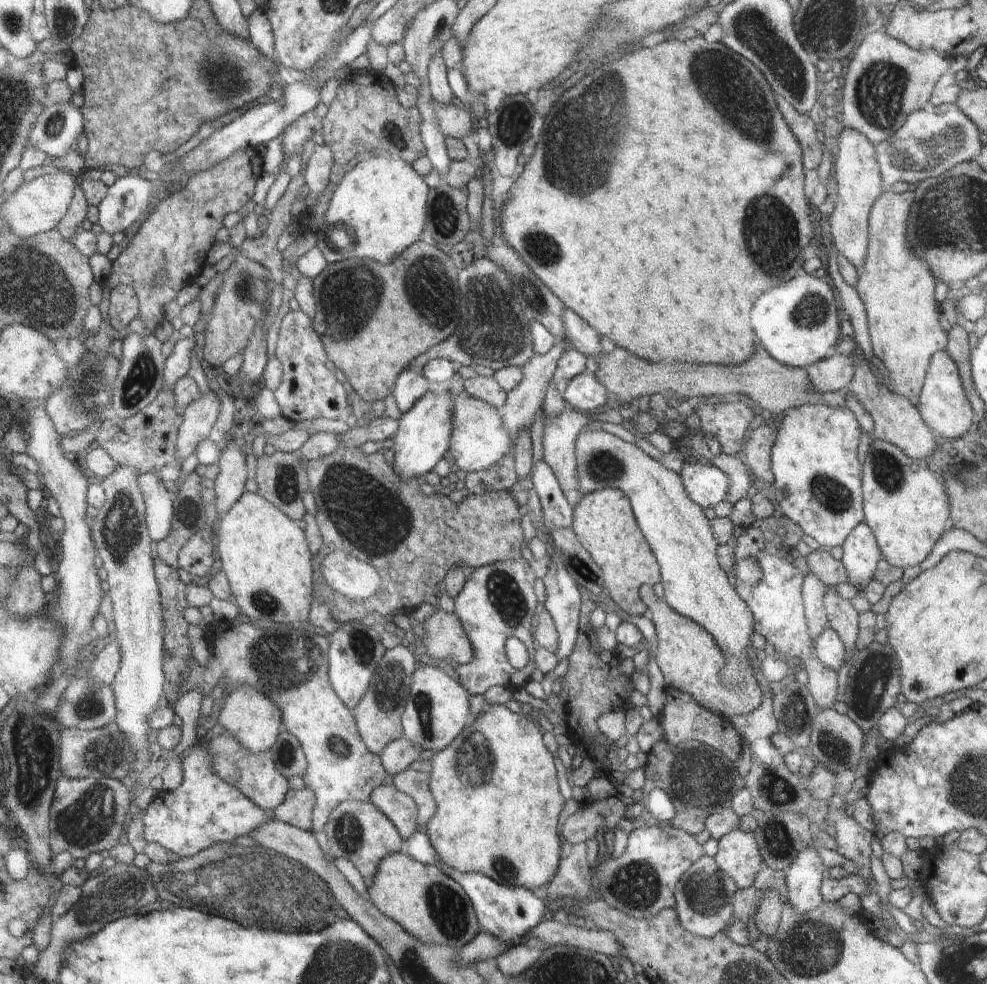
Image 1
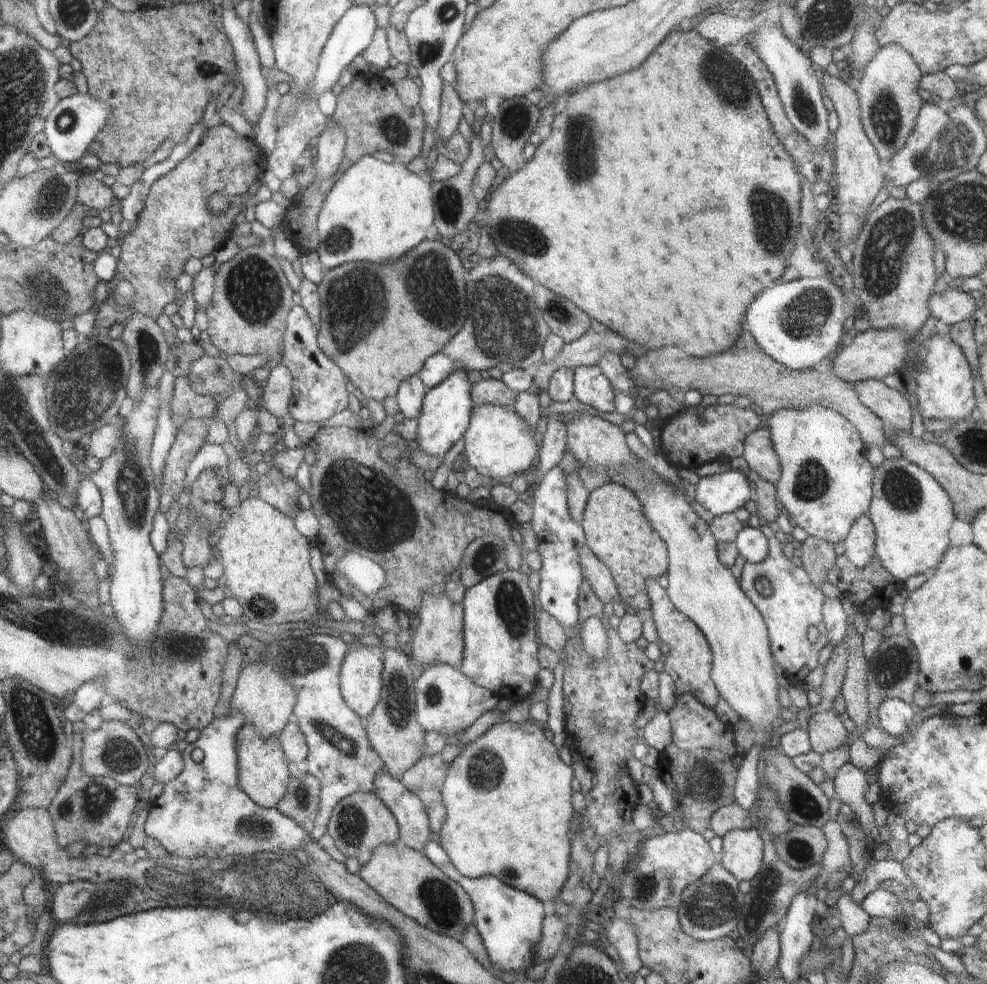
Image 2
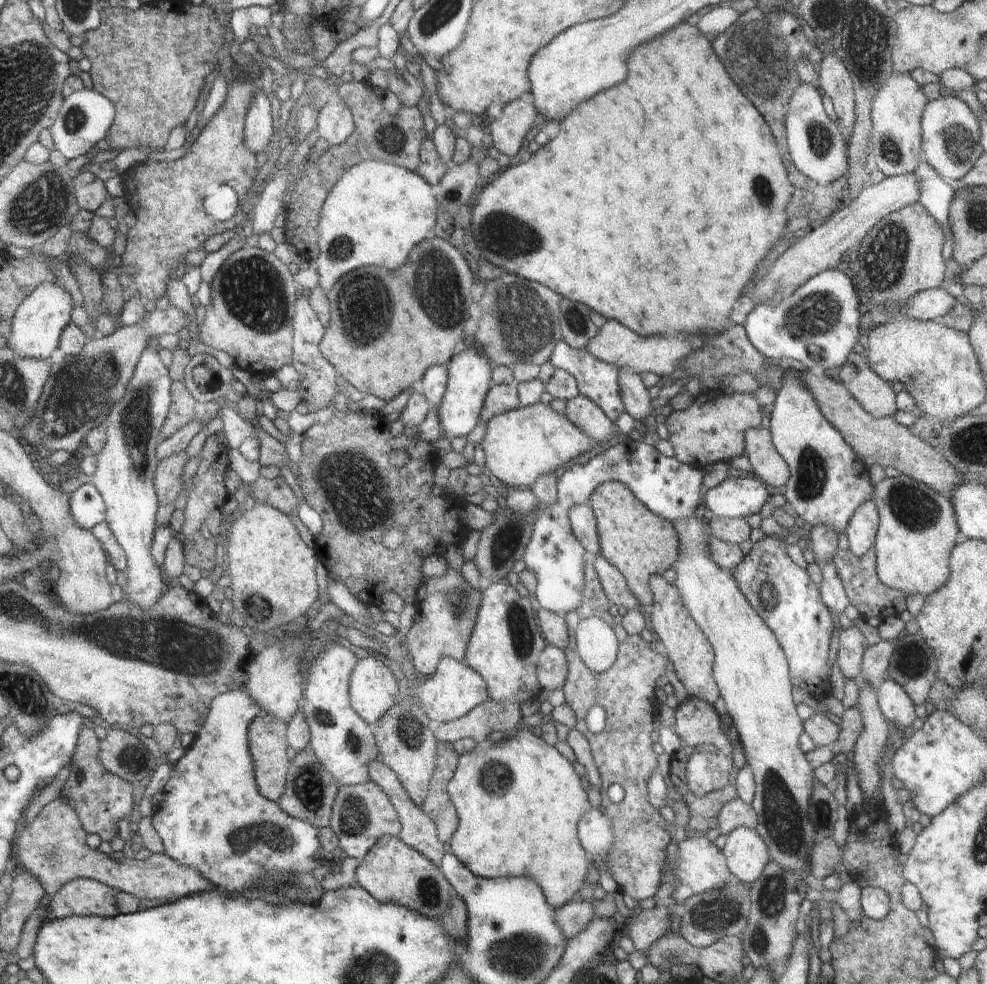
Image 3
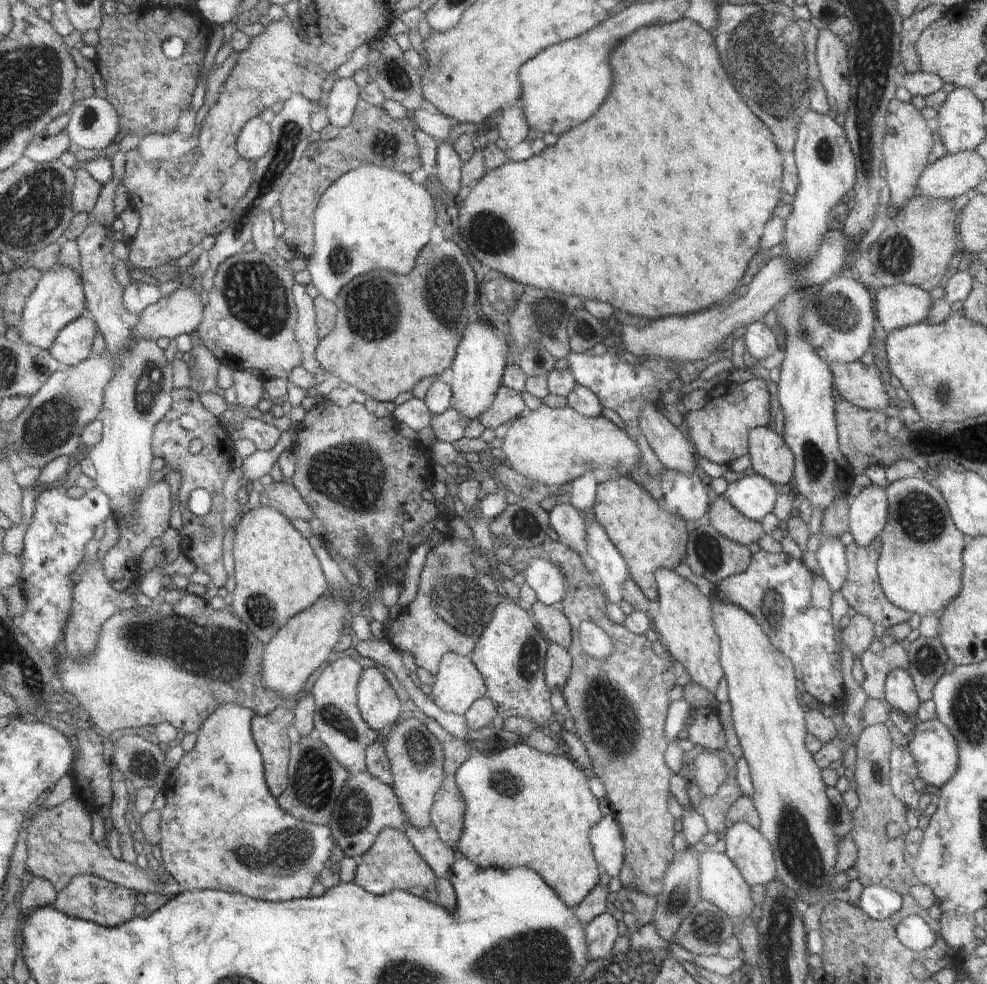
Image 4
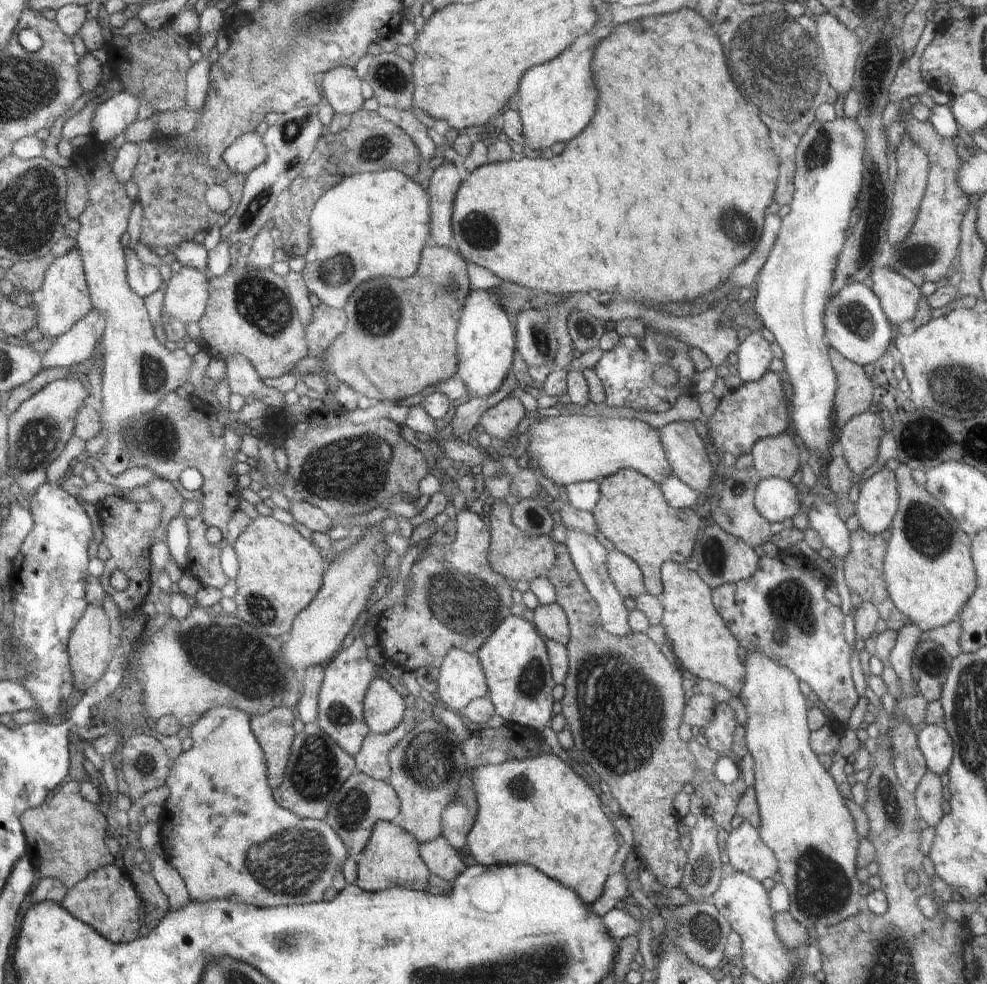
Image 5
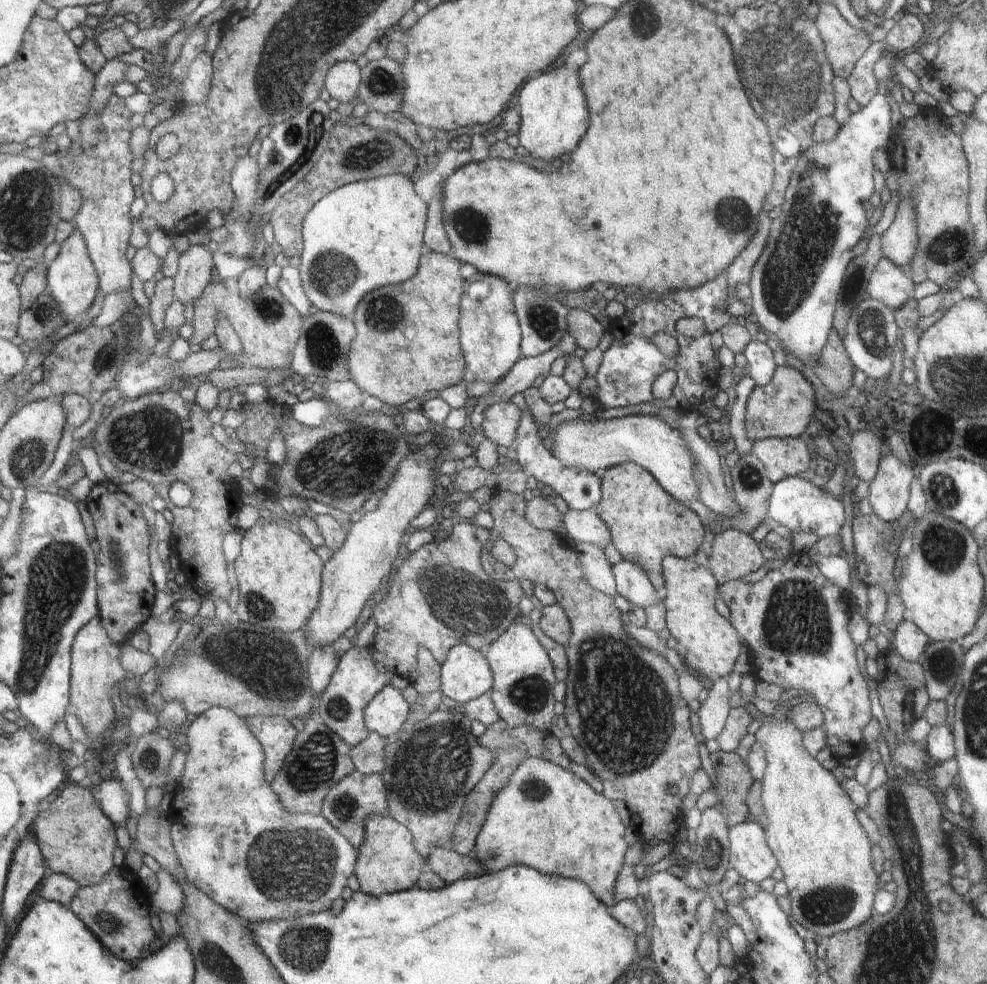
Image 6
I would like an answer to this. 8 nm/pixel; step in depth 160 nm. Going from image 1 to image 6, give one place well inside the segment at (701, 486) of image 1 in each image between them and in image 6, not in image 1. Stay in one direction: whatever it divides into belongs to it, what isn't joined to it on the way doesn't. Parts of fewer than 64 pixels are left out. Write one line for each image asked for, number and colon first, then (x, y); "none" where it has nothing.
2: (723, 493)
3: (735, 497)
4: (754, 496)
5: (776, 499)
6: (795, 503)

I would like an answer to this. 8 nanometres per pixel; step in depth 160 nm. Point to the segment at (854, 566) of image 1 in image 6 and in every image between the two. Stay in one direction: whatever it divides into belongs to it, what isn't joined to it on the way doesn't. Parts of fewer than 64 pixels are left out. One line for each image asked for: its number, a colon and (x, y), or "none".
2: (860, 544)
3: (864, 527)
4: (869, 511)
5: (878, 503)
6: (888, 494)

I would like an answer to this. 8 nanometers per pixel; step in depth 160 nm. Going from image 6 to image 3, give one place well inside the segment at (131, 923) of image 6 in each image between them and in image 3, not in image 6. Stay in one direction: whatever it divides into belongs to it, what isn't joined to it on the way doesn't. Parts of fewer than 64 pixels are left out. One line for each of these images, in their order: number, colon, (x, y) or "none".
3: (82, 896)
4: (89, 897)
5: (107, 900)

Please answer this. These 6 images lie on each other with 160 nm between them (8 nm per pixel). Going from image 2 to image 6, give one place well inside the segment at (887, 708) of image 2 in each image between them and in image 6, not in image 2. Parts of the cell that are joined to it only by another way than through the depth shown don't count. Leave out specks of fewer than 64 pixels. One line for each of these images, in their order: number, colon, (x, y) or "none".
3: (895, 705)
4: (900, 692)
5: (908, 637)
6: (909, 641)

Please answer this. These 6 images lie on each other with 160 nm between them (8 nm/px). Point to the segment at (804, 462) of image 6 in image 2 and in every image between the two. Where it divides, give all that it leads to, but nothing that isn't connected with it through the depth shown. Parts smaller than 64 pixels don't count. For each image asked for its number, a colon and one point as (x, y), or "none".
2: (760, 455)
3: (767, 464)
4: (771, 457)
5: (777, 456)

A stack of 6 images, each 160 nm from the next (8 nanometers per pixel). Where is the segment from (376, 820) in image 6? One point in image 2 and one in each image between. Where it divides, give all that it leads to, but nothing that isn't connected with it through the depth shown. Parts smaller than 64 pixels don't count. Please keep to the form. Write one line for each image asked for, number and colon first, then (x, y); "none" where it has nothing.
2: (406, 878)
3: (393, 872)
4: (393, 862)
5: (392, 859)

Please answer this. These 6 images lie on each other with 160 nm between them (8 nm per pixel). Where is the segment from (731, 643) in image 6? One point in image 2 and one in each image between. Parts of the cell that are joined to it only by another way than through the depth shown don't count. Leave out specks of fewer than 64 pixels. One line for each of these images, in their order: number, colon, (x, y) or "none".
2: (688, 658)
3: (693, 658)
4: (683, 616)
5: (705, 646)

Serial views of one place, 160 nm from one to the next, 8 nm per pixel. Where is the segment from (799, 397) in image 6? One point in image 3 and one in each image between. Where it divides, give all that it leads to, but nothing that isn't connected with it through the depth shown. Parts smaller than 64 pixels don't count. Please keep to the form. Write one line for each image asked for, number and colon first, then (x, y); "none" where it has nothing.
3: (712, 430)
4: (720, 431)
5: (754, 410)

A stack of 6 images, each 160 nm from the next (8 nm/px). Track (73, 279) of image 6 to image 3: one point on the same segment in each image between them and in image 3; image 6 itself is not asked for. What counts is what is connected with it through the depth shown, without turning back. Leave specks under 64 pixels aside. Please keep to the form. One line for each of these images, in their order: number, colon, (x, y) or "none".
3: (38, 329)
4: (58, 299)
5: (66, 299)

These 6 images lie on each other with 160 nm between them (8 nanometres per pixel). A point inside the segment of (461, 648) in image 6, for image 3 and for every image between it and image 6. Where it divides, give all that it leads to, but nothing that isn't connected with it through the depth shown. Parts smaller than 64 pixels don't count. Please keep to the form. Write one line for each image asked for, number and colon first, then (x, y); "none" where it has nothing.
3: (455, 689)
4: (458, 683)
5: (461, 678)

